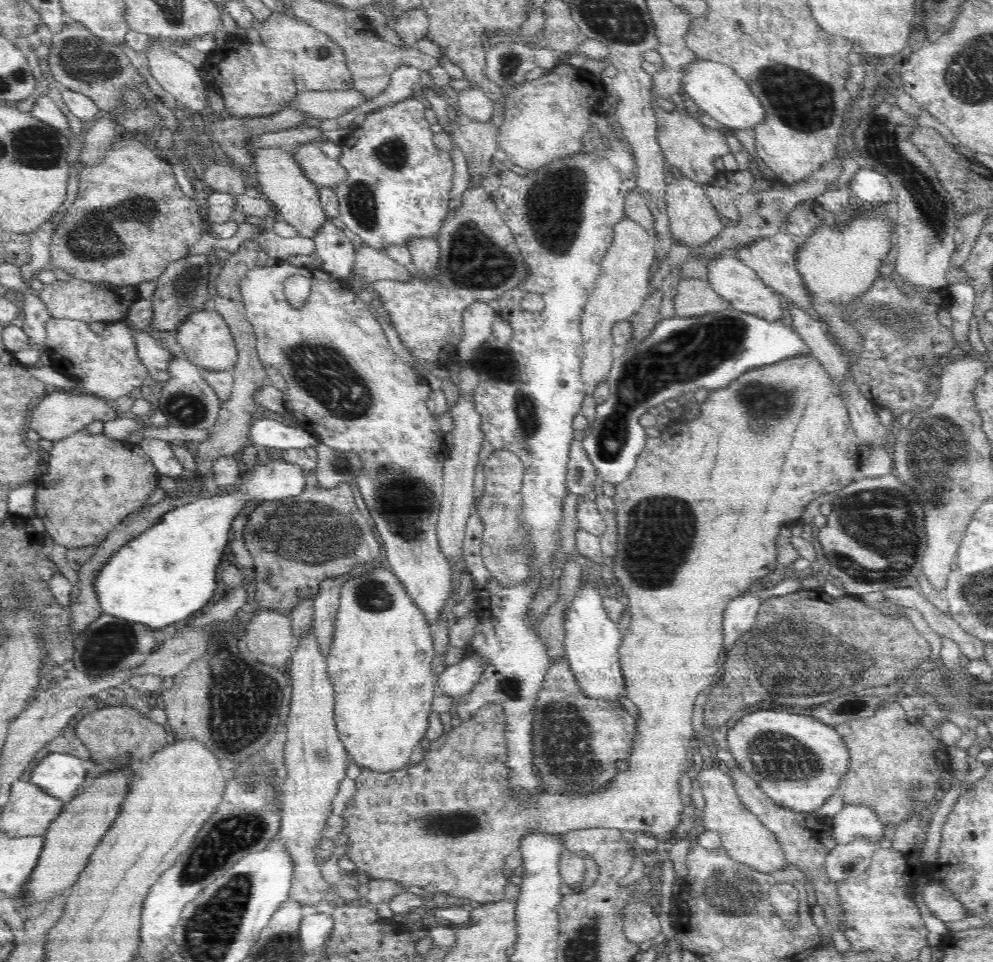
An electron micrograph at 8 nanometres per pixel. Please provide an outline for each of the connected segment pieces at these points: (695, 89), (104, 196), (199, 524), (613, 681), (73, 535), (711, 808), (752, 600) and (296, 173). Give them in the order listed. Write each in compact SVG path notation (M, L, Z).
M700 59L685 66L681 82L684 82L685 94L692 102L706 113L706 117L711 117L722 126L733 130L755 128L766 117L762 103L754 96L749 84L731 66Z
M122 134L122 136L124 138L118 138L108 150L105 150L103 159L100 159L98 164L84 166L78 175L77 197L67 209L62 220L55 226L50 243L50 262L54 268L62 268L71 278L87 280L88 282L106 282L111 286L137 286L141 282L157 279L165 271L166 266L170 262L182 259L188 254L190 247L194 246L200 240L200 236L202 236L203 218L199 215L199 205L190 199L190 197L186 196L182 189L180 189L174 178L170 163L160 156L159 153L148 149L146 145L134 139L134 136L128 137L125 134Z
M252 443L246 445L242 454L242 466L246 466L246 472L242 472L244 480L240 480L240 490L228 496L208 496L187 502L182 507L168 512L156 525L148 528L146 532L131 538L123 544L106 562L99 568L94 582L94 589L98 595L101 611L110 616L116 616L130 622L140 622L152 628L162 628L172 622L184 620L190 614L200 610L212 598L217 589L216 568L221 565L224 546L228 544L228 531L232 523L240 514L244 506L249 508L258 504L258 501L275 501L290 496L300 496L306 490L304 471L298 465L284 463L275 455L270 457L266 465L256 465L257 450Z
M592 581L582 583L574 600L565 610L563 645L570 670L576 677L578 687L586 695L596 699L619 700L625 696L625 682L622 676L619 648L624 635L604 609L606 587L595 588Z
M79 430L66 438L54 441L47 473L36 478L37 496L35 514L46 526L46 532L56 544L83 547L100 544L110 530L113 530L132 512L146 506L146 499L159 487L159 473L150 457L138 445L112 439L104 433L90 434Z
M723 765L707 766L694 775L700 782L705 800L704 816L700 818L702 826L705 830L713 830L718 833L721 846L730 858L768 874L789 866L785 859L785 852L775 835L760 822L760 819L753 812L746 810L740 802L735 793L734 781L731 780Z
M742 594L730 601L723 612L723 650L727 651L734 643L754 626L762 600L755 594Z
M285 147L250 151L255 157L254 181L262 196L276 205L281 220L291 224L300 236L313 239L318 234L318 230L322 228L322 224L327 221L327 216L319 201L318 185L303 174L303 170L291 155L293 150Z

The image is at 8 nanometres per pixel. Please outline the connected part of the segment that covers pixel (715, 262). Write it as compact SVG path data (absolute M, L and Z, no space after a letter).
M723 254L710 259L707 264L707 281L711 289L725 298L732 307L740 312L762 317L764 320L777 321L786 319L783 299L773 288L762 282L749 266L746 266L737 256Z

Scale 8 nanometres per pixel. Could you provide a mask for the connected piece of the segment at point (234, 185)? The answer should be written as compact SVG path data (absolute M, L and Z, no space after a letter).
M216 161L213 166L202 168L200 177L205 185L211 186L214 191L239 195L245 192L242 174L242 169L238 166L224 166Z

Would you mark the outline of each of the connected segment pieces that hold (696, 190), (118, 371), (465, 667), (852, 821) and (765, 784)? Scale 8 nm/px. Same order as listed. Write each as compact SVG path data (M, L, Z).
M690 178L675 179L666 188L665 203L667 215L670 219L670 236L672 242L687 245L690 250L708 244L724 226L718 217L719 213L710 202L703 183Z
M50 318L46 322L46 353L52 360L52 366L70 380L76 380L86 394L94 394L104 400L130 395L135 388L141 387L148 376L146 367L137 355L137 346L133 339L132 328L123 321L109 322L101 333L94 333L89 323L67 318Z
M468 655L457 664L444 668L444 672L437 675L437 682L444 695L460 697L469 693L472 687L478 684L484 670L486 670L484 657Z
M844 804L830 823L832 837L838 845L845 845L856 839L868 839L878 843L886 827L878 819L874 809L858 804Z
M758 710L744 716L728 730L727 748L741 767L776 804L794 812L812 812L837 792L849 765L849 752L832 726L810 716L788 714L778 710Z

